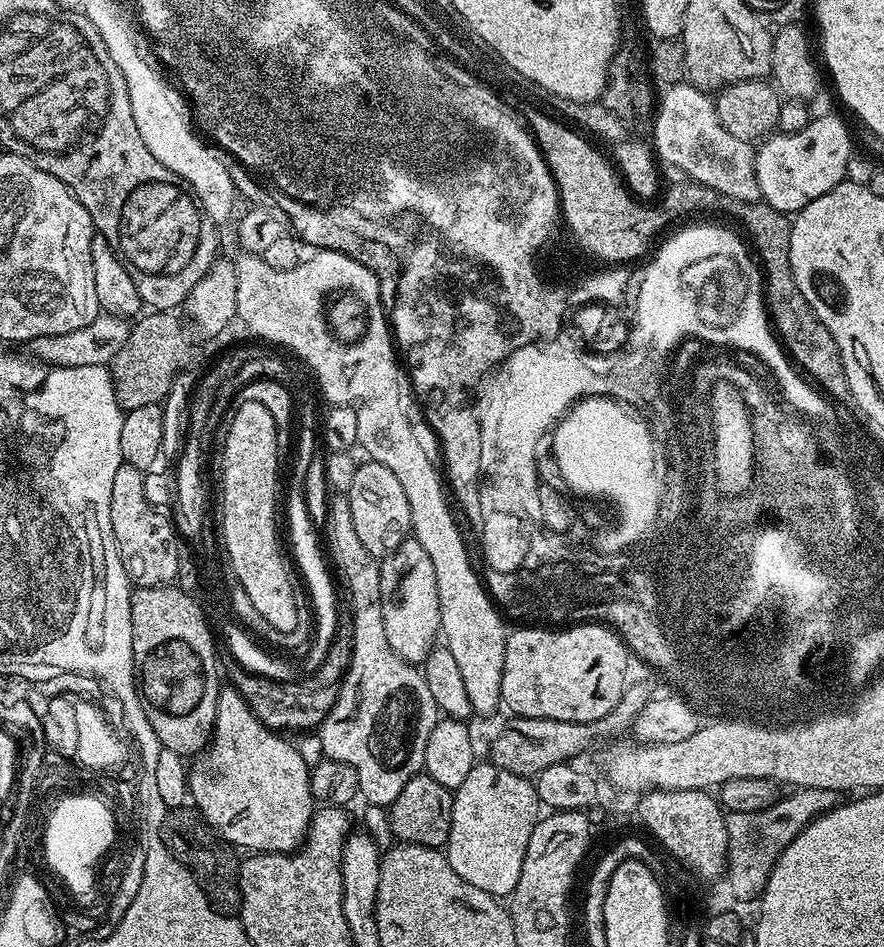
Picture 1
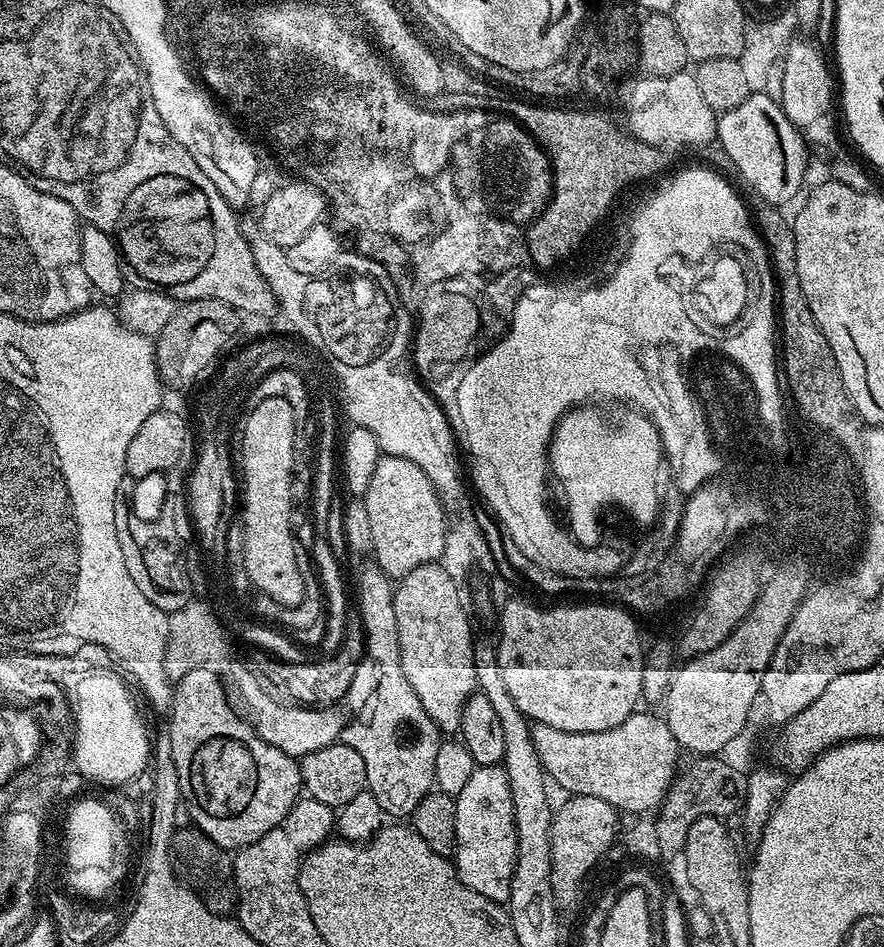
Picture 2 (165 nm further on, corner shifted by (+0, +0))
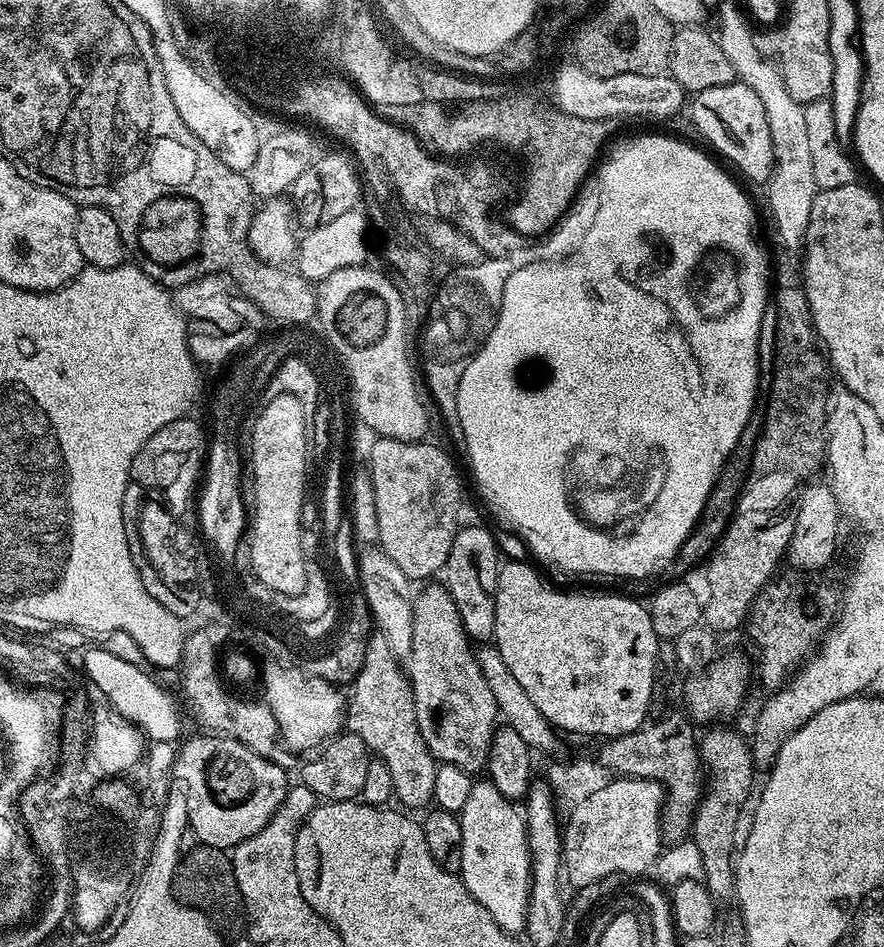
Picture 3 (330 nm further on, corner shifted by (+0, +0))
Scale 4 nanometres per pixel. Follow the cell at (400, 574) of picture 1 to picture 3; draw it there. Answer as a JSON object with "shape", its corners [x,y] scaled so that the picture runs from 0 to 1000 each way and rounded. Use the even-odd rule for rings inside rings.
{"shape":[[[501,616],[488,617],[467,633],[468,678],[466,690],[459,695],[459,713],[466,723],[466,736],[473,754],[473,771],[477,771],[477,779],[494,805],[512,807],[538,817],[542,816],[542,811],[544,814],[551,808],[557,776],[563,768],[559,733],[554,729],[554,720],[550,720],[541,703],[538,688],[533,684],[535,681],[532,679],[529,666],[525,664],[514,631]]]}

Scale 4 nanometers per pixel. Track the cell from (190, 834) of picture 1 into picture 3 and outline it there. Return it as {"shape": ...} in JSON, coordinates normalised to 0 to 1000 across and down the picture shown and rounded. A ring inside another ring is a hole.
{"shape":[[[224,890],[214,901],[205,903],[195,925],[195,941],[205,955],[230,963],[245,981],[277,979],[276,949],[269,940],[269,927],[265,927],[262,905],[252,895]]]}

